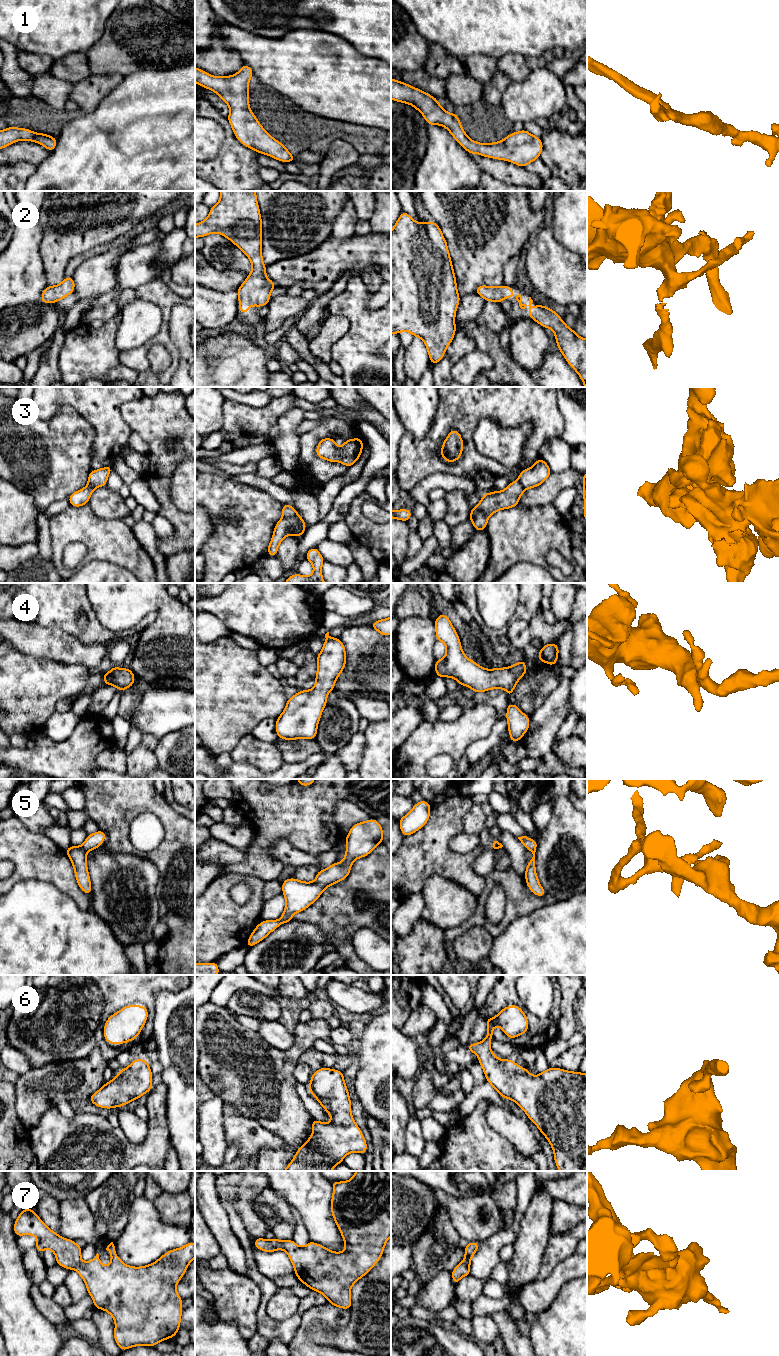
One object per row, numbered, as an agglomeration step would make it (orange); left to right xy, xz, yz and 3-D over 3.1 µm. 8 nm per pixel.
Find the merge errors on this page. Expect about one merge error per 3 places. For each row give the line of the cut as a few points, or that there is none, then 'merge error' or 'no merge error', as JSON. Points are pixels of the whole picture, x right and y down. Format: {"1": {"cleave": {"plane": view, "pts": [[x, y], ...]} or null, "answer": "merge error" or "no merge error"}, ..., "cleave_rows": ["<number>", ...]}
{"1": {"cleave": null, "answer": "no merge error"}, "2": {"cleave": null, "answer": "no merge error"}, "3": {"cleave": {"plane": "xz", "pts": [[296, 513], [282, 518]]}, "answer": "merge error"}, "4": {"cleave": null, "answer": "no merge error"}, "5": {"cleave": {"plane": "xy", "pts": [[81, 846], [86, 852]]}, "answer": "merge error"}, "6": {"cleave": null, "answer": "no merge error"}, "7": {"cleave": null, "answer": "no merge error"}, "cleave_rows": ["3", "5"]}

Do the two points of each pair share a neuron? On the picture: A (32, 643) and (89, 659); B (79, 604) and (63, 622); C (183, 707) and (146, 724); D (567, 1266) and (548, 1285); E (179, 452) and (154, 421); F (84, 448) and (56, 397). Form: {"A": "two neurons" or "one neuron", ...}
{"A": "one neuron", "B": "one neuron", "C": "one neuron", "D": "one neuron", "E": "one neuron", "F": "two neurons"}

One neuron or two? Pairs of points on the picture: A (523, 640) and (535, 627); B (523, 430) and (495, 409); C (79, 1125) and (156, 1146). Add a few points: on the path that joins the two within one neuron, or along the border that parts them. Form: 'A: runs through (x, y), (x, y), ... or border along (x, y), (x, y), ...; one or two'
A: runs through (526, 637), (533, 630); one
B: border along (494, 421), (529, 422), (523, 449); two
C: runs through (98, 1144), (103, 1149), (137, 1151); one

